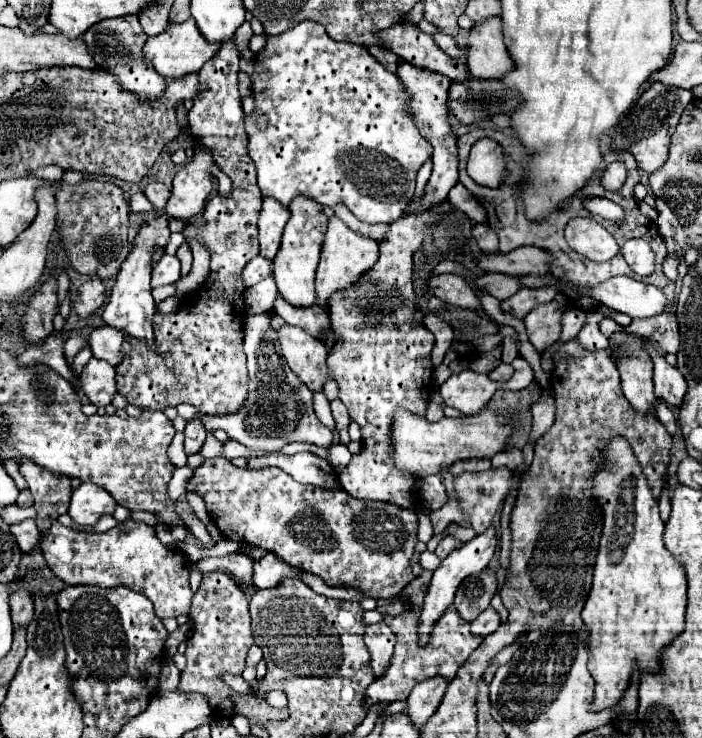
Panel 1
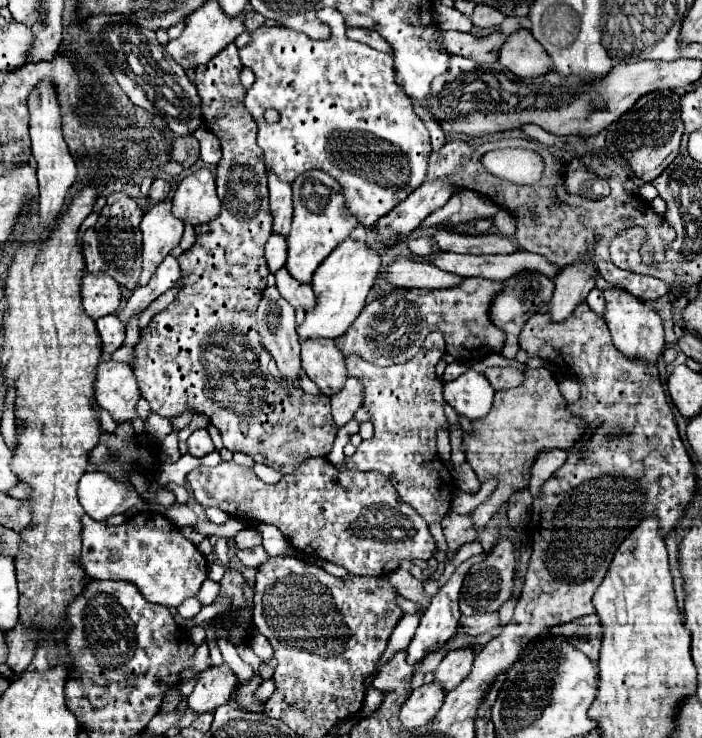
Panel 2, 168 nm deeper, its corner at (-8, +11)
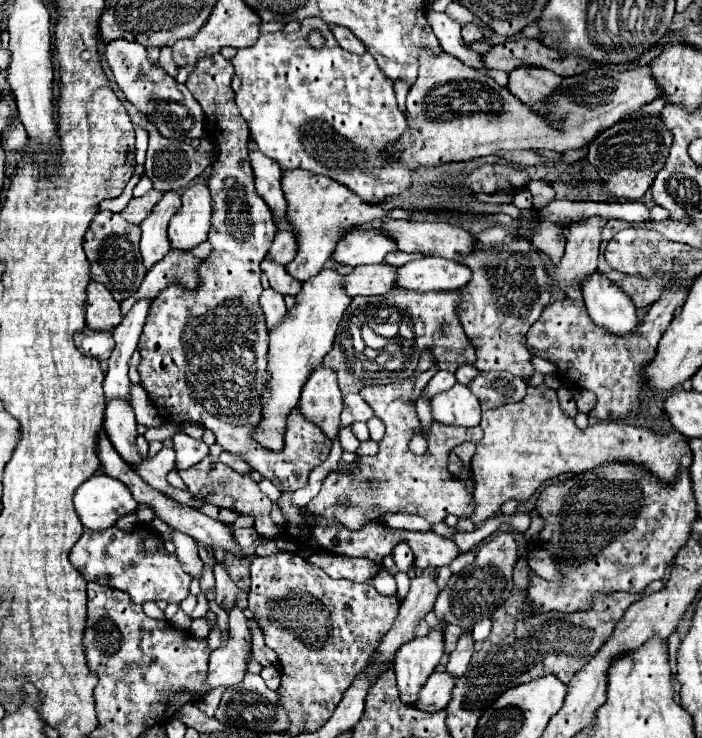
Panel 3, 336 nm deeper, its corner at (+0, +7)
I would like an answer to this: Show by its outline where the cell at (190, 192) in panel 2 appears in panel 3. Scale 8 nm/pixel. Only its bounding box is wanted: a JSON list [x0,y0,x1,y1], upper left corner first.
[168,184,212,252]

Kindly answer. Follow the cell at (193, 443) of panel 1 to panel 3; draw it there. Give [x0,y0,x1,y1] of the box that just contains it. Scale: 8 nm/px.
[172,428,208,468]

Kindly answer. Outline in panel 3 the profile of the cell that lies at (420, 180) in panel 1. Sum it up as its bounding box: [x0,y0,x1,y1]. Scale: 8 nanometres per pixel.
[394,80,410,112]

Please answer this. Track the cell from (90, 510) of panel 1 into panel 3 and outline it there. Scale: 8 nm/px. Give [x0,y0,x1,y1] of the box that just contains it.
[74,474,138,530]

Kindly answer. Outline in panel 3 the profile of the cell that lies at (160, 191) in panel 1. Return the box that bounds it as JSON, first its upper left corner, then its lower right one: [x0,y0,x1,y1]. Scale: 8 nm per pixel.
[120,190,162,224]

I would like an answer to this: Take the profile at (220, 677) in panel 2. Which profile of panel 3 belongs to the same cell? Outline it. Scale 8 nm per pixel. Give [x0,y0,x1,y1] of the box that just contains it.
[208,608,252,686]

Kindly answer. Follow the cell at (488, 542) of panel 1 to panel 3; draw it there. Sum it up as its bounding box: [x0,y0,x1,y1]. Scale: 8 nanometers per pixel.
[394,622,444,706]

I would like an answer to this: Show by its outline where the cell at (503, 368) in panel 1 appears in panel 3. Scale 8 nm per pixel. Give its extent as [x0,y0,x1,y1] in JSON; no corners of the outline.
[468,372,528,410]

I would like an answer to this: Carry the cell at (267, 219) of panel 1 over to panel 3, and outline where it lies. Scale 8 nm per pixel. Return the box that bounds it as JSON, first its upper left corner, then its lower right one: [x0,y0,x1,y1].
[248,138,286,216]

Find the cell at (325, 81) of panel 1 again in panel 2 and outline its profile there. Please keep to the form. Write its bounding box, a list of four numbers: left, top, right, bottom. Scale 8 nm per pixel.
[240,8,432,228]

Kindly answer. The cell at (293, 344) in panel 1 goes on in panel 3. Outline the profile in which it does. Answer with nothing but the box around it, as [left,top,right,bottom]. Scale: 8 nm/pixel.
[300,364,342,440]

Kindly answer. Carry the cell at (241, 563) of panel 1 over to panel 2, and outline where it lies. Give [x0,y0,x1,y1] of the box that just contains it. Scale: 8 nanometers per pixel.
[236,528,262,550]

